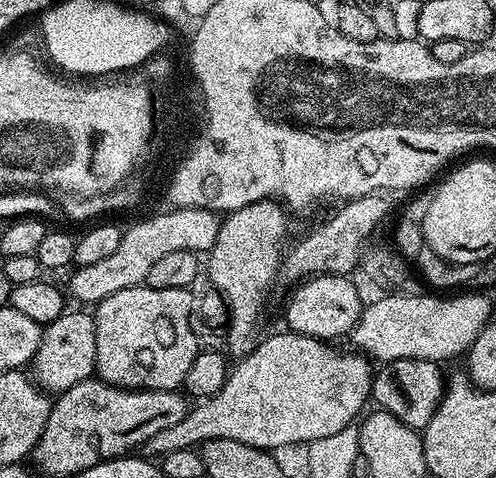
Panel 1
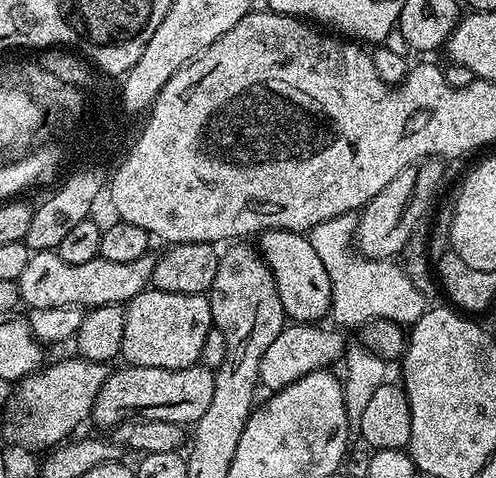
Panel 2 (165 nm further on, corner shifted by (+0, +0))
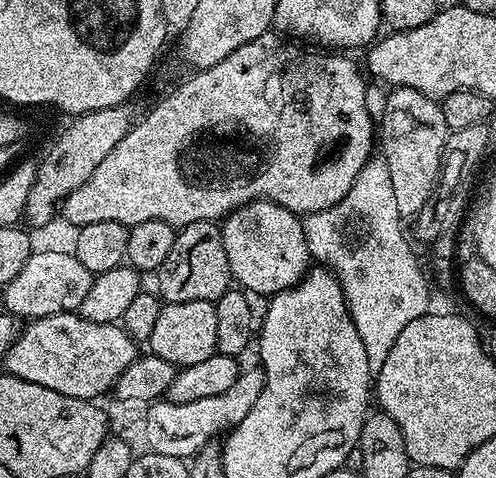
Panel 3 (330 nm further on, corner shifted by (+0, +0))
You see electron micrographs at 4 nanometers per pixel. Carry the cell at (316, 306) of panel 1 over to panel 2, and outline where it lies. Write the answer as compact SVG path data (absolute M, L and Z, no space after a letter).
M269 228L268 231L259 233L259 240L258 251L274 274L285 317L289 321L302 324L323 321L323 316L327 317L332 310L330 274L326 274L326 266L322 266L314 246L310 246L307 235L303 232Z

